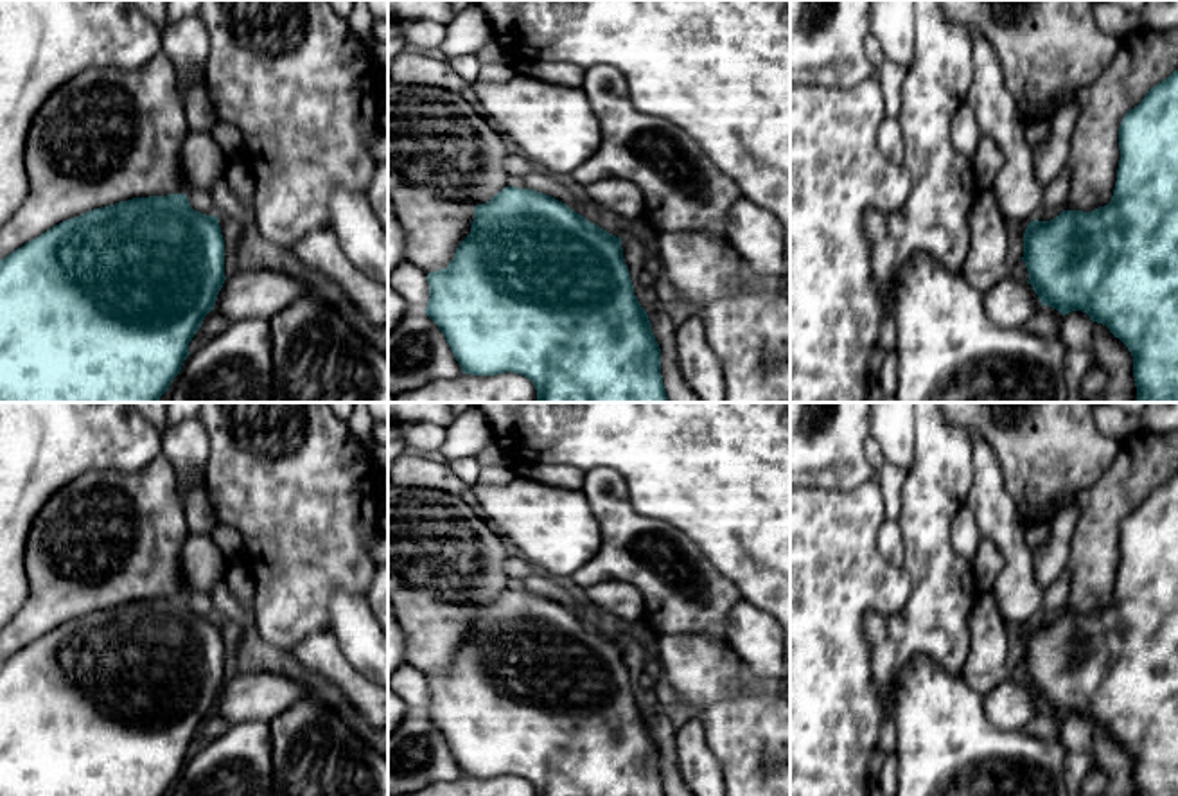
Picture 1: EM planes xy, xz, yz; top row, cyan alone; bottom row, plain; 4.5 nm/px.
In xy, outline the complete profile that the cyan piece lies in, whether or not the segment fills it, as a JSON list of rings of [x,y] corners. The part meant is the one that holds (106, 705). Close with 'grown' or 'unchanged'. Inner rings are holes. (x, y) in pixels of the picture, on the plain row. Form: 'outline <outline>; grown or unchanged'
outline [[[187,597],[133,600],[52,629],[0,663],[0,796],[165,796],[190,756],[189,746],[214,713],[224,683],[219,622],[194,613]]]; unchanged

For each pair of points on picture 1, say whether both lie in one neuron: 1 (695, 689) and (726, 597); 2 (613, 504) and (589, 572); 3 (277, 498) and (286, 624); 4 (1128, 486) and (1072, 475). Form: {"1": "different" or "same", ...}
{"1": "different", "2": "same", "3": "same", "4": "different"}

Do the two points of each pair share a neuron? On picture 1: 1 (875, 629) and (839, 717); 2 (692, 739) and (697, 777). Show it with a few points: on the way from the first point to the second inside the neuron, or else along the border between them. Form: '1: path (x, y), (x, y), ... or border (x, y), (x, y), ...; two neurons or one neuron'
1: border (870, 610), (864, 619), (864, 638), (877, 685); two neurons
2: path (692, 748), (697, 768); one neuron

